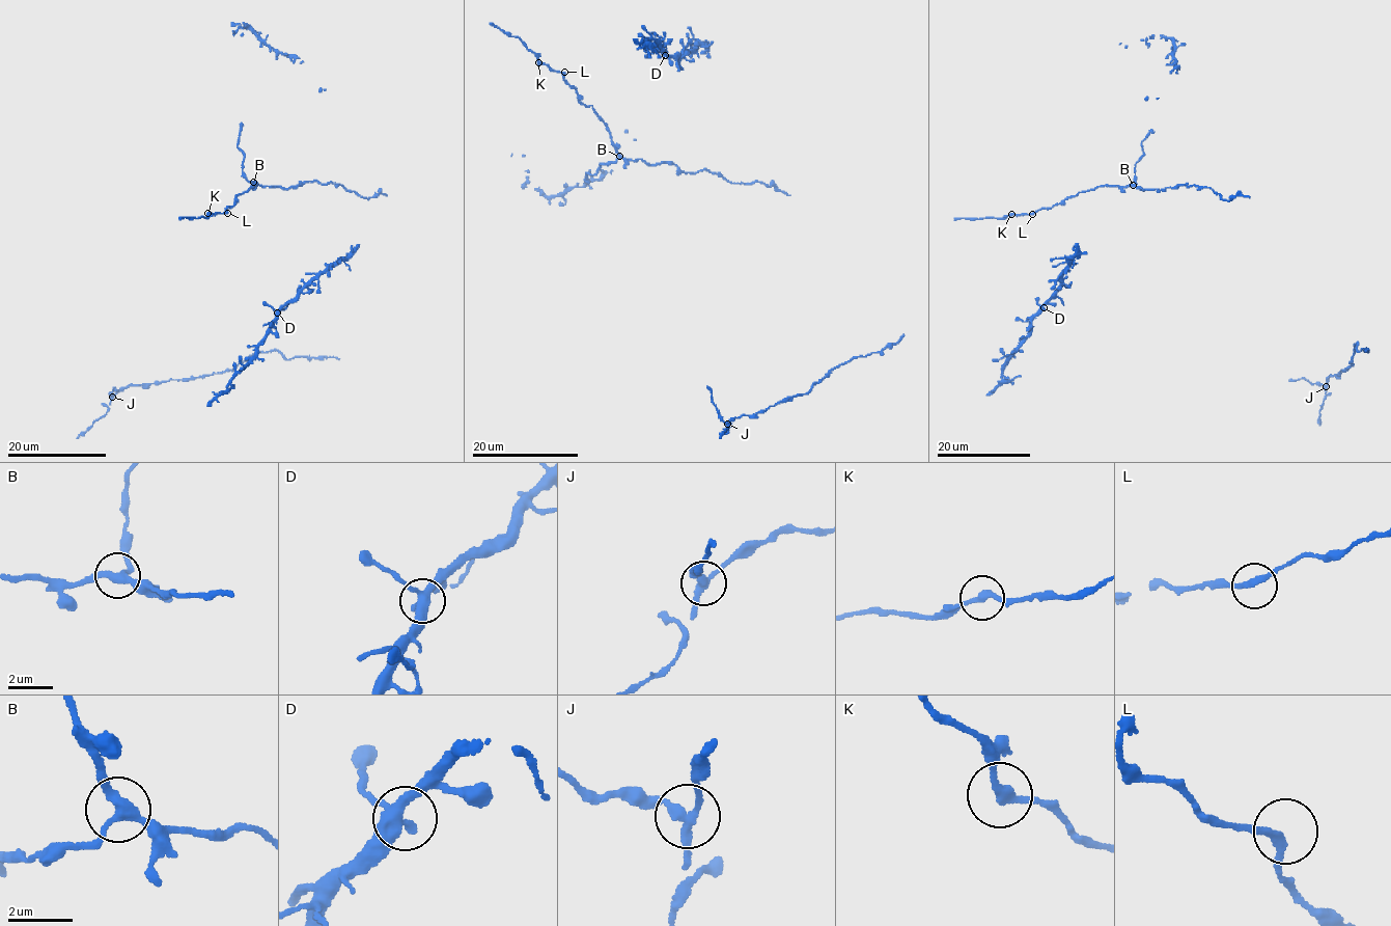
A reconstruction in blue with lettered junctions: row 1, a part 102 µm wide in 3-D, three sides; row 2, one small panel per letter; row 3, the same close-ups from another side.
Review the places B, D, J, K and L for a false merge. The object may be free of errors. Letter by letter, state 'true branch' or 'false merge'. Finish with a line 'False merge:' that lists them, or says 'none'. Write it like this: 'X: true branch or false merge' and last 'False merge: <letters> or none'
B: true branch
D: true branch
J: false merge
K: true branch
L: true branch
False merge: J

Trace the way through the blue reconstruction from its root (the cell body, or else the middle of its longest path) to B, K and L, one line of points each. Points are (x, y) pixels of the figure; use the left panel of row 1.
B: (369, 198), (331, 182), (304, 181), (287, 188), (253, 182)
K: (369, 198), (331, 182), (304, 181), (287, 188), (253, 182), (224, 213), (207, 213)
L: (369, 198), (331, 182), (304, 181), (287, 188), (253, 182), (226, 207), (227, 213)

